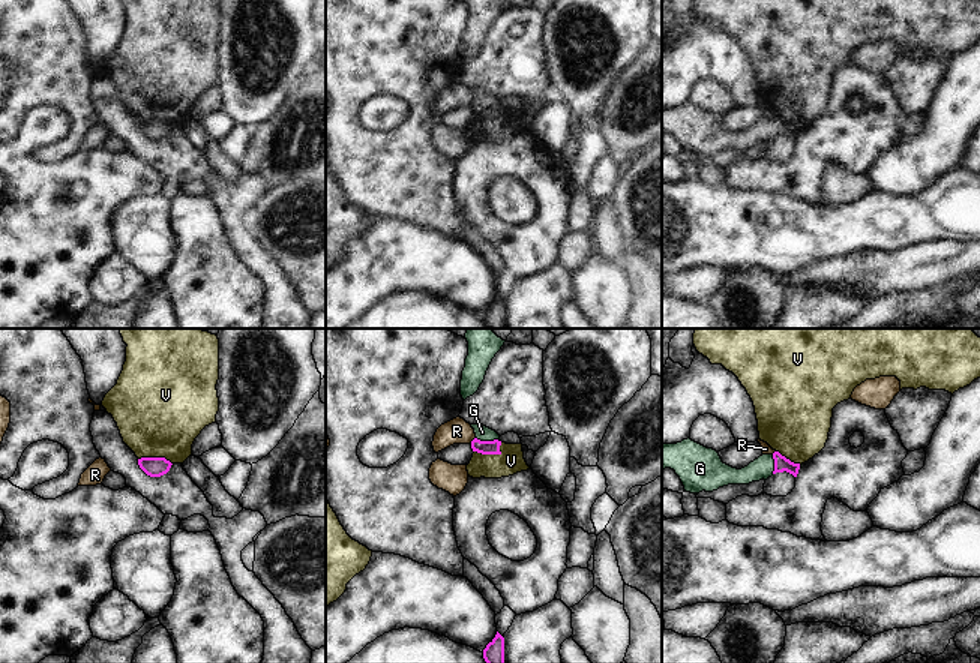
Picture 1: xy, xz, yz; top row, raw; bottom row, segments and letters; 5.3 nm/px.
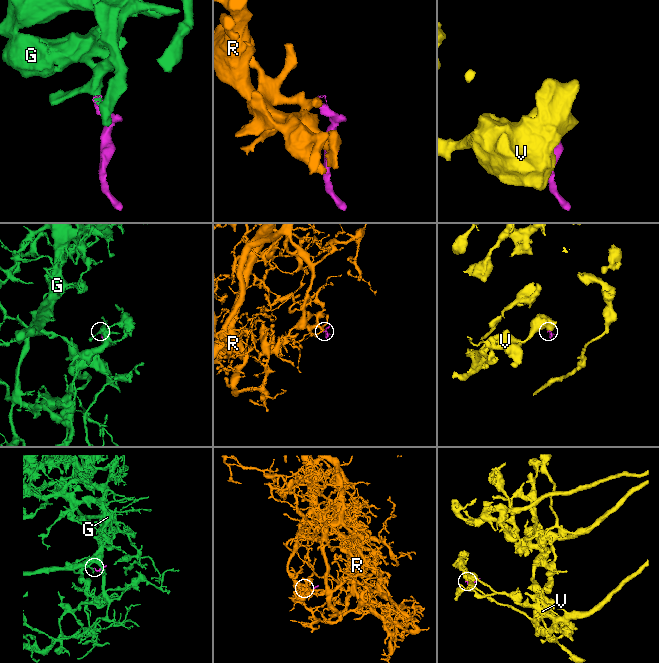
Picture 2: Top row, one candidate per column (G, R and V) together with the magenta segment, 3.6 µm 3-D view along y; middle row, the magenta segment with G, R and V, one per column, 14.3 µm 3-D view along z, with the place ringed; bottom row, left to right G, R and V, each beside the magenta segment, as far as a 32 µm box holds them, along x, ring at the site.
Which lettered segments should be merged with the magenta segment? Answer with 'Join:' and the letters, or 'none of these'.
Join: G

